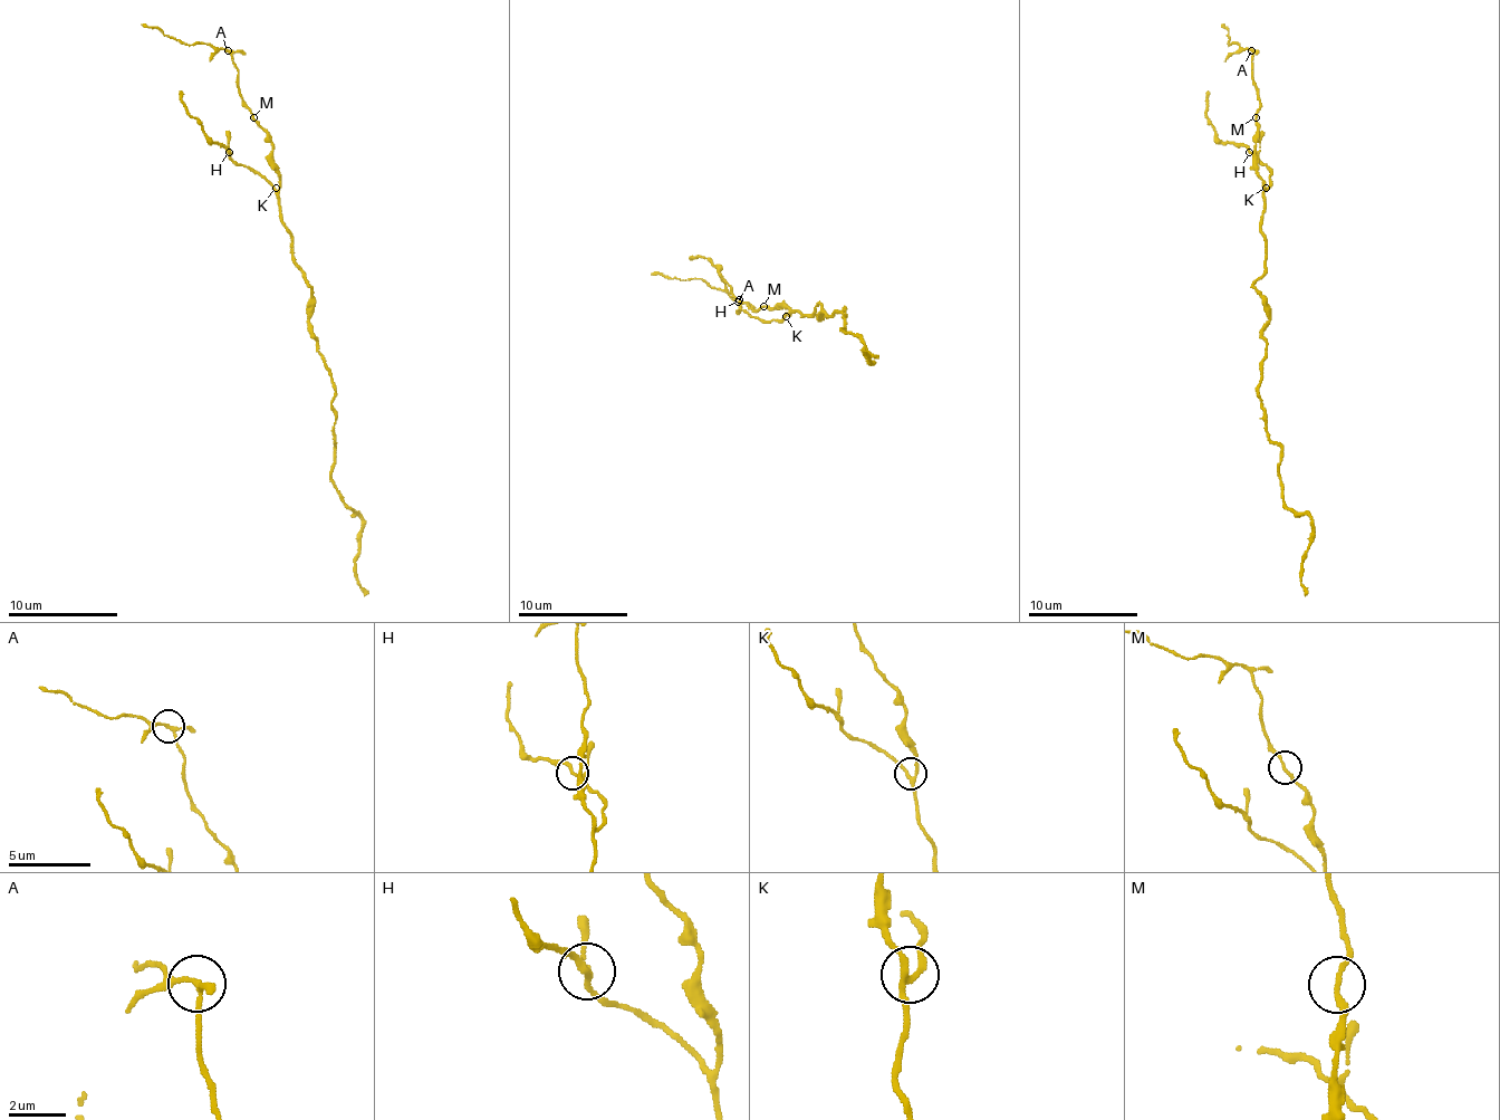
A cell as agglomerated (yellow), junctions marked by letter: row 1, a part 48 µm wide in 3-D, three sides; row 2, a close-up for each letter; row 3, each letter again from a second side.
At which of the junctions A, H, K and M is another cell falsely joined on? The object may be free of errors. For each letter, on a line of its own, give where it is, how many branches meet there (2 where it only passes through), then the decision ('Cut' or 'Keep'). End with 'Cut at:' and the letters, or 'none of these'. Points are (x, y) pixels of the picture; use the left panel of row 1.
A: Place: (228, 50). Branches: 3. Cut
H: Place: (229, 152). Branches: 3. Keep
K: Place: (276, 188). Branches: 3. Keep
M: Place: (253, 117). Branches: 2. Keep
Cut at: A

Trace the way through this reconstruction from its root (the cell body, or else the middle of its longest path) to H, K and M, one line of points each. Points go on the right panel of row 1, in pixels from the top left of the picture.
H: (1255, 284), (1266, 269), (1266, 235), (1260, 223), (1263, 190), (1268, 184), (1271, 171), (1249, 152)
K: (1255, 284), (1266, 269), (1266, 235), (1260, 229), (1266, 188)
M: (1255, 284), (1266, 269), (1266, 235), (1260, 229), (1263, 180), (1255, 163), (1255, 116)

